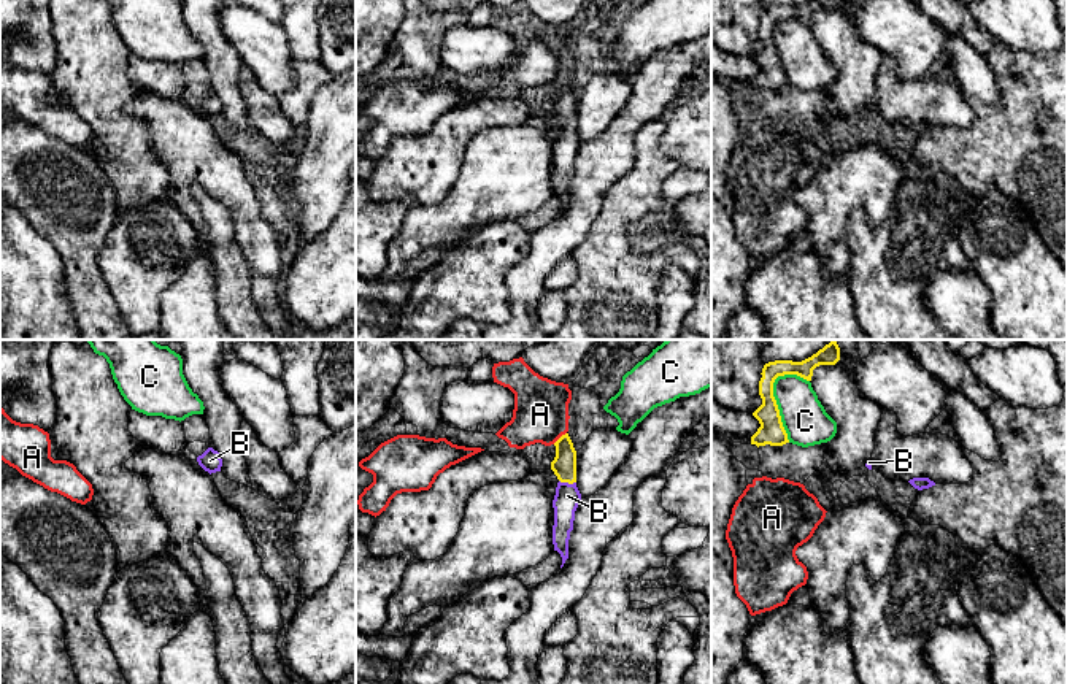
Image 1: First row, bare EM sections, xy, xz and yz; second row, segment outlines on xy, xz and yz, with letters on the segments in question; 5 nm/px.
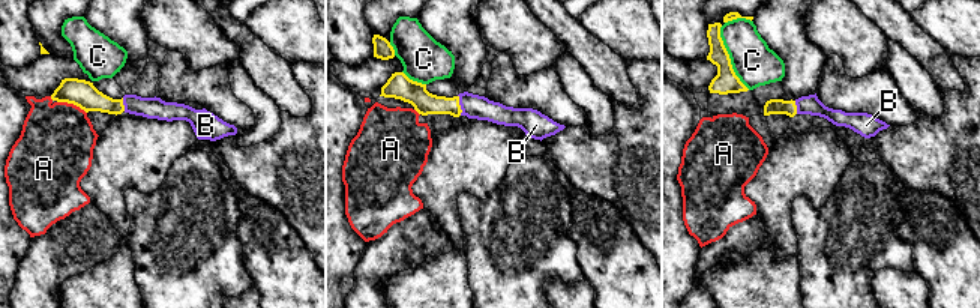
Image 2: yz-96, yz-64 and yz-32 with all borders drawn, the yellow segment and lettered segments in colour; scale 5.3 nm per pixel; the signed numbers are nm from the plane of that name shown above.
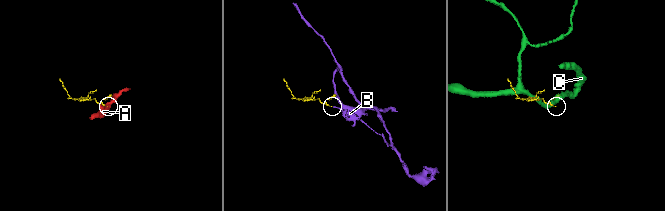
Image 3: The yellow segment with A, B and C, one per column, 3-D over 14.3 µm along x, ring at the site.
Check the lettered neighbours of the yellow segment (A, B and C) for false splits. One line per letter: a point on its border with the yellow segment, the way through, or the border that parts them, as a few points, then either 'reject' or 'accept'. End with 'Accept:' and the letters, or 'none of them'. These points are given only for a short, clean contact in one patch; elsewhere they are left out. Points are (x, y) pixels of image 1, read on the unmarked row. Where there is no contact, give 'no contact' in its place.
A: contact xz (561, 81); border xz (566, 76), (553, 88); reject
B: contact xz (567, 126); way xz (564, 110), (567, 126), (567, 140); accept
C: contact yz (775, 45); border yz (796, 18), (778, 21), (774, 27), (774, 43), (789, 86); reject
Accept: B

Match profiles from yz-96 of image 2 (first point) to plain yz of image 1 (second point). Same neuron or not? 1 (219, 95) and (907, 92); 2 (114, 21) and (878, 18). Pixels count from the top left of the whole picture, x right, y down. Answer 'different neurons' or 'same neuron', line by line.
1: same neuron
2: different neurons

